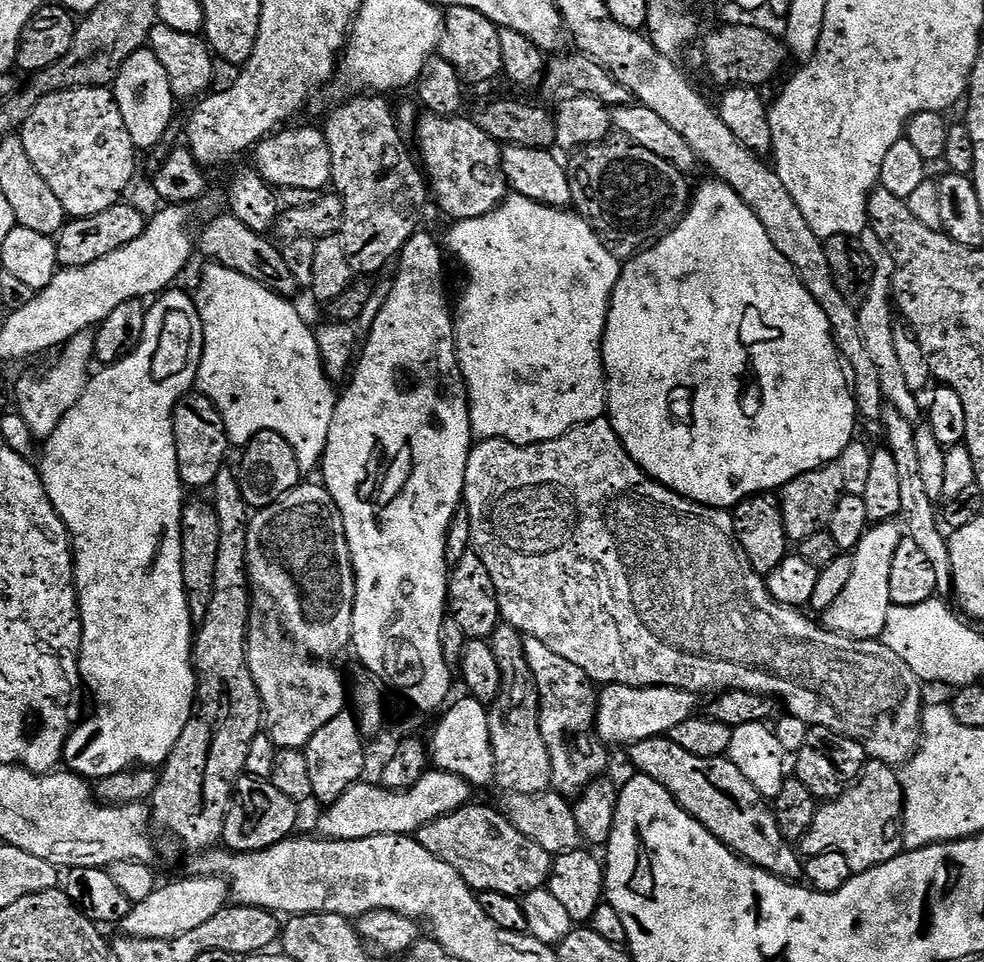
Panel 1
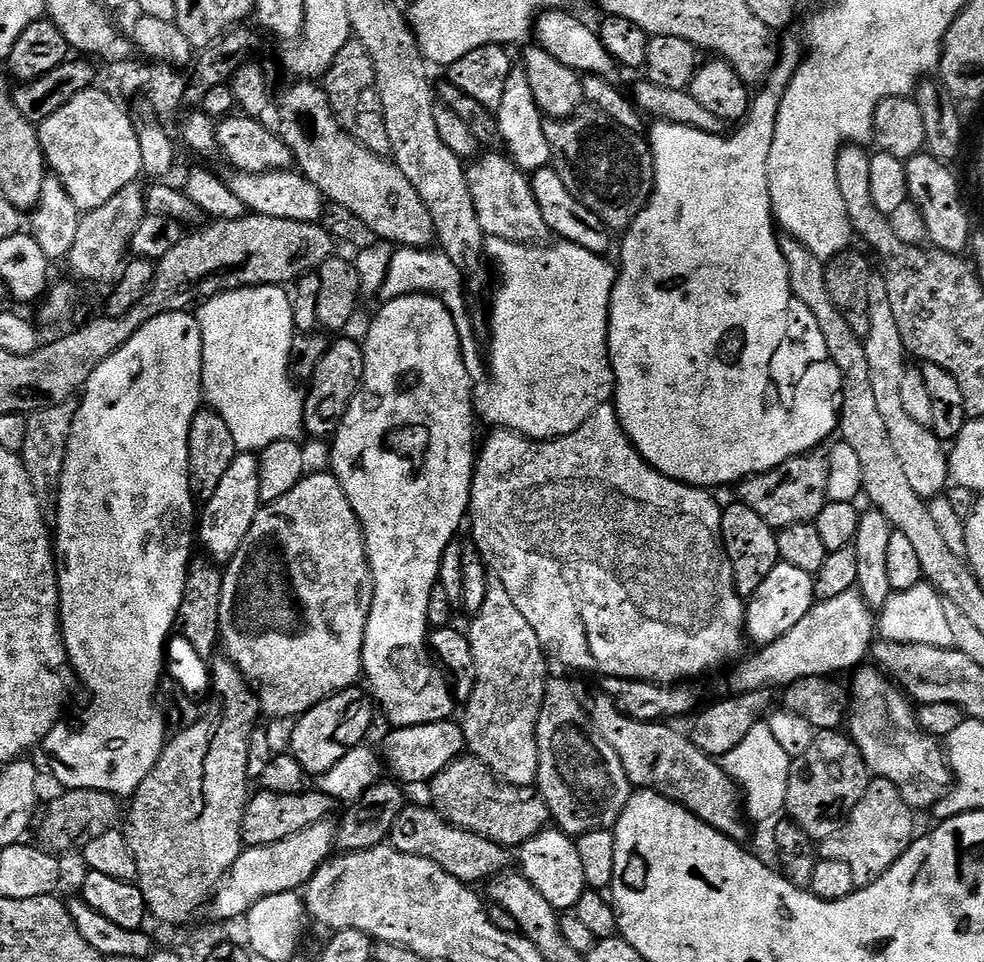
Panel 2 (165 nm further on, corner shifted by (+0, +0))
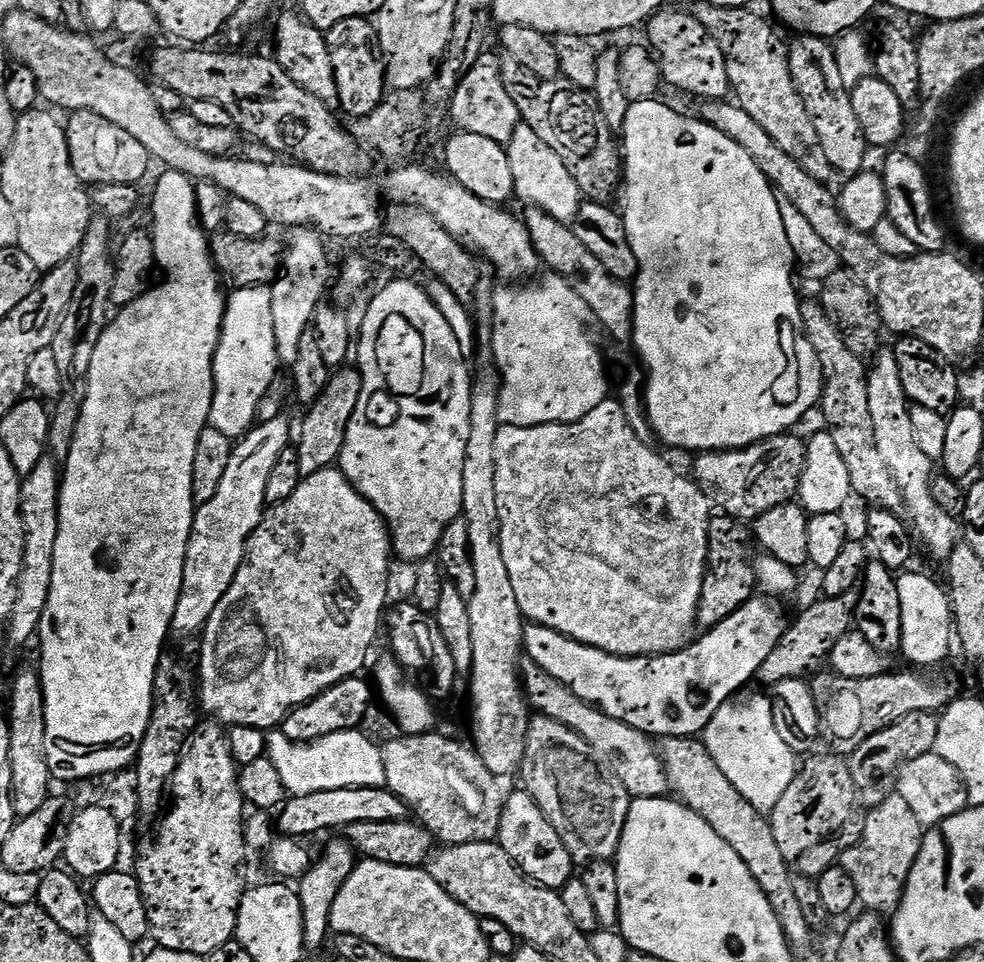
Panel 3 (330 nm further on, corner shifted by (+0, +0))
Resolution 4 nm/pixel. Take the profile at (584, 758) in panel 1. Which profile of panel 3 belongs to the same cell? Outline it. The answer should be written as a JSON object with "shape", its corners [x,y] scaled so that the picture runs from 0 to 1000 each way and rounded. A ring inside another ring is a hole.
{"shape":[[[546,743],[540,749],[537,781],[540,783],[541,799],[537,802],[535,822],[541,826],[551,846],[555,846],[559,859],[567,863],[567,871],[571,871],[571,879],[575,879],[582,899],[597,900],[606,894],[622,894],[643,834],[636,817],[632,817],[630,810],[611,793],[602,777],[586,761],[557,744]]]}

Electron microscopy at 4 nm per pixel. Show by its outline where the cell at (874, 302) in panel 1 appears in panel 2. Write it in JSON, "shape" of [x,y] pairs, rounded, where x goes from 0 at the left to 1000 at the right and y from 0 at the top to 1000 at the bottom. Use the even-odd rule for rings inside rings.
{"shape":[[[888,285],[884,289],[884,347],[876,352],[880,376],[884,376],[884,398],[888,400],[888,415],[892,418],[892,427],[900,439],[900,447],[904,447],[904,460],[917,479],[921,498],[935,516],[946,518],[956,515],[960,510],[959,506],[964,506],[965,503],[961,462],[953,456],[946,445],[933,443],[933,439],[929,439],[929,435],[925,435],[925,430],[921,430],[917,423],[917,414],[913,409],[921,381],[921,367],[917,347],[913,347],[909,322],[904,319],[904,306],[900,306],[900,293],[894,285]]]}

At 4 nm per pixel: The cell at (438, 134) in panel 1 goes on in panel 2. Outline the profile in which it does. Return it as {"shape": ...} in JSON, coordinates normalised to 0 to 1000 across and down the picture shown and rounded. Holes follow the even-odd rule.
{"shape":[[[496,156],[485,161],[474,178],[478,206],[482,206],[482,218],[486,218],[486,231],[493,246],[539,255],[558,248],[555,227],[551,227],[551,218],[547,218],[547,206],[543,206],[540,186],[524,174],[520,165],[512,160],[507,162],[504,156]]]}

